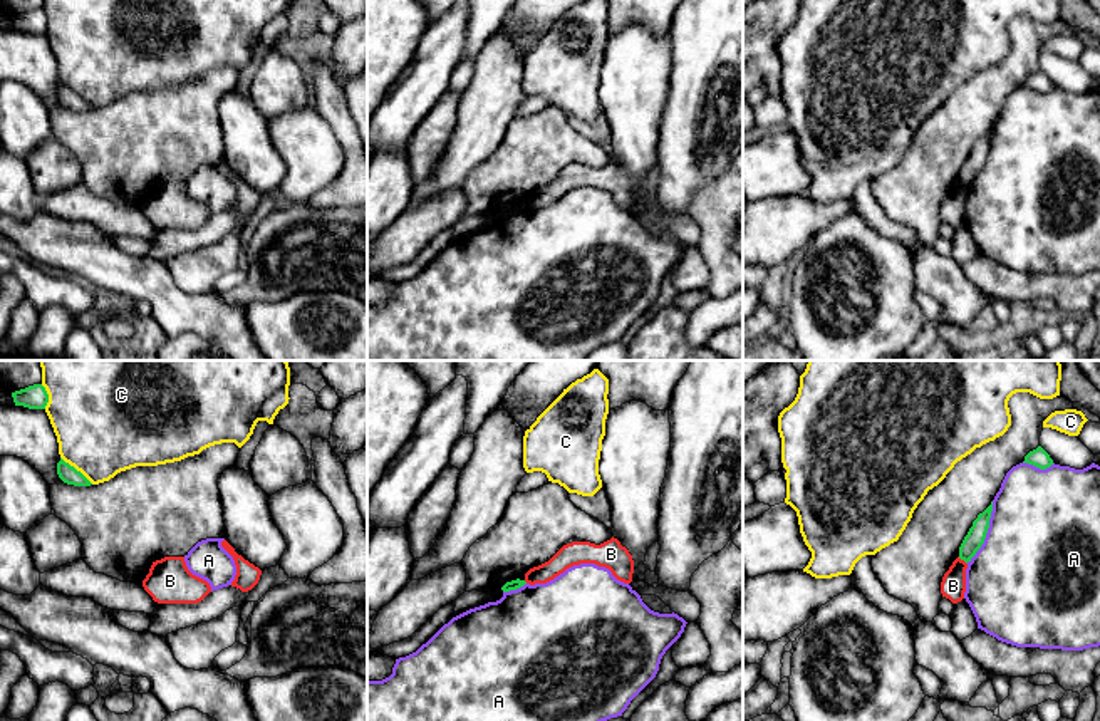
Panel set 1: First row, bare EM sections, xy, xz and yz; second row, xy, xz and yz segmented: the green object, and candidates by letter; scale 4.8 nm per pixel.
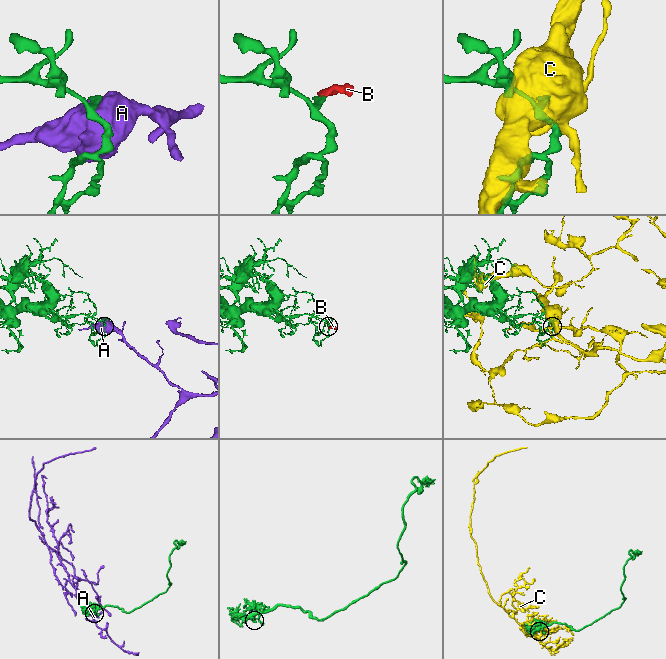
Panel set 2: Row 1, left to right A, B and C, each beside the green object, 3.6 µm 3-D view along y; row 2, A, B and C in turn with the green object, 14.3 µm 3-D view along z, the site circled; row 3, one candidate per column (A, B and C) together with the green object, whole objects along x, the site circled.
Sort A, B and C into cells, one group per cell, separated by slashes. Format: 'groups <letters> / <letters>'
groups A / B / C

